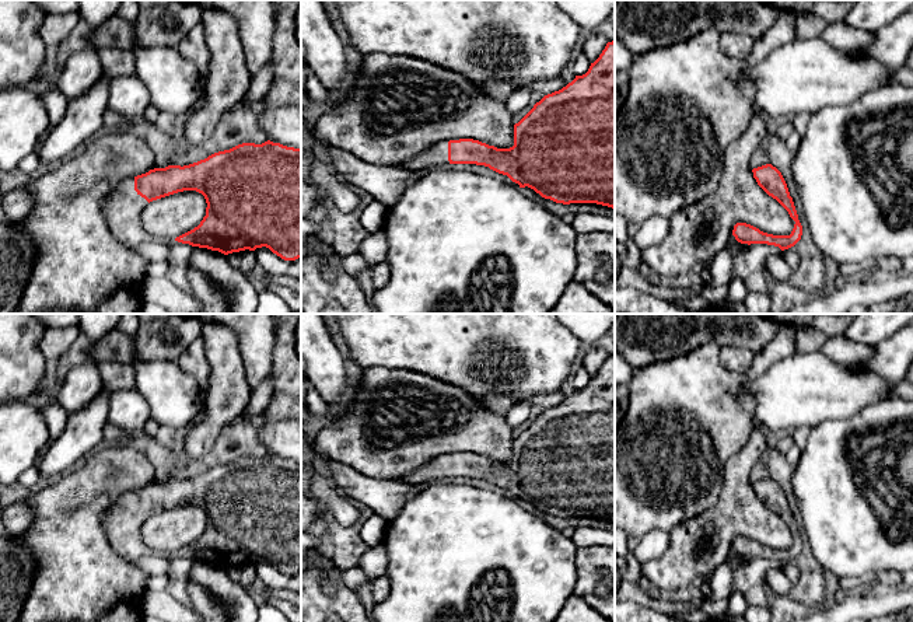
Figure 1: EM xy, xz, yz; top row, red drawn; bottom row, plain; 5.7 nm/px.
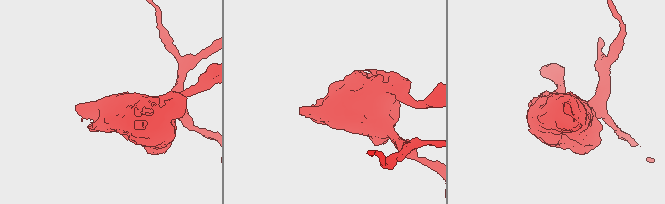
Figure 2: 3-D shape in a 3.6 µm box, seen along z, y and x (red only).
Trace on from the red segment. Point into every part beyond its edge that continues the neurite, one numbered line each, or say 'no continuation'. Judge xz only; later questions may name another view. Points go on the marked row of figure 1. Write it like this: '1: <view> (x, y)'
1: xz (436, 156)

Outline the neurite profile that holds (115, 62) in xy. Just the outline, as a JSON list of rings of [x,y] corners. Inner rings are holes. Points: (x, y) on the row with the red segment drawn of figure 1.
[[[99,48],[97,49],[97,53],[105,76],[115,78],[119,76],[136,74],[133,50]]]

